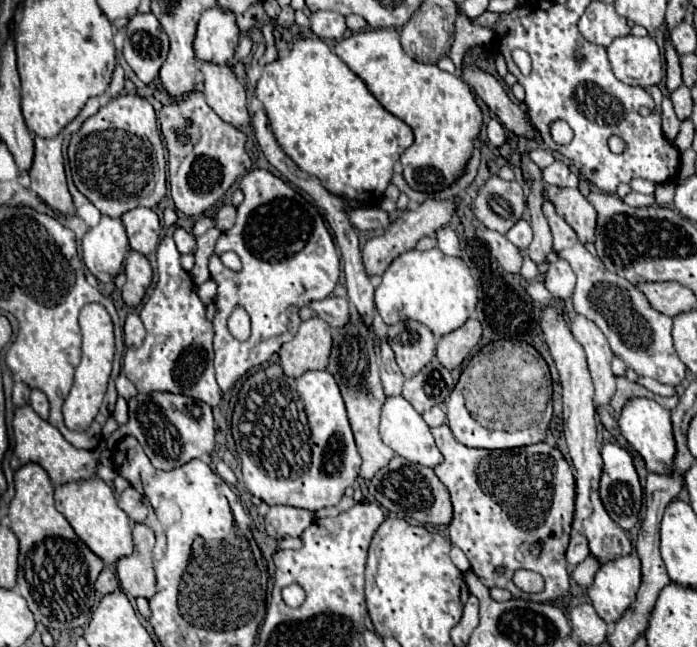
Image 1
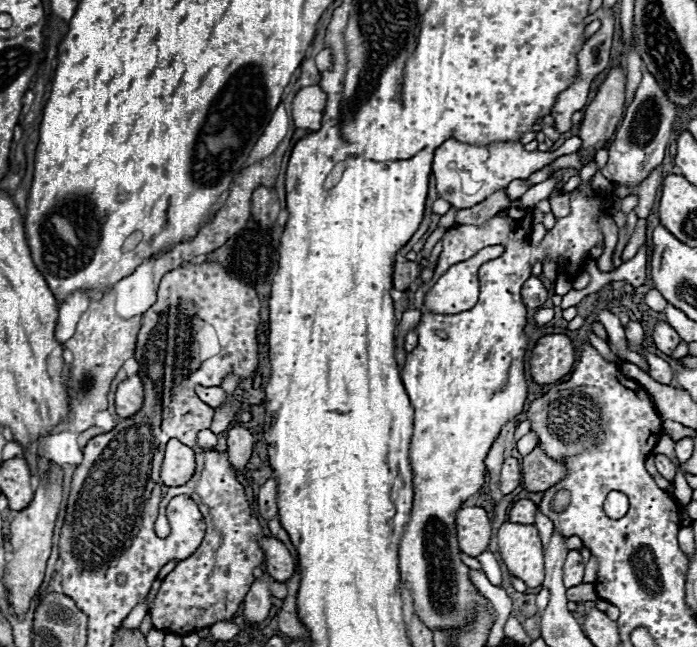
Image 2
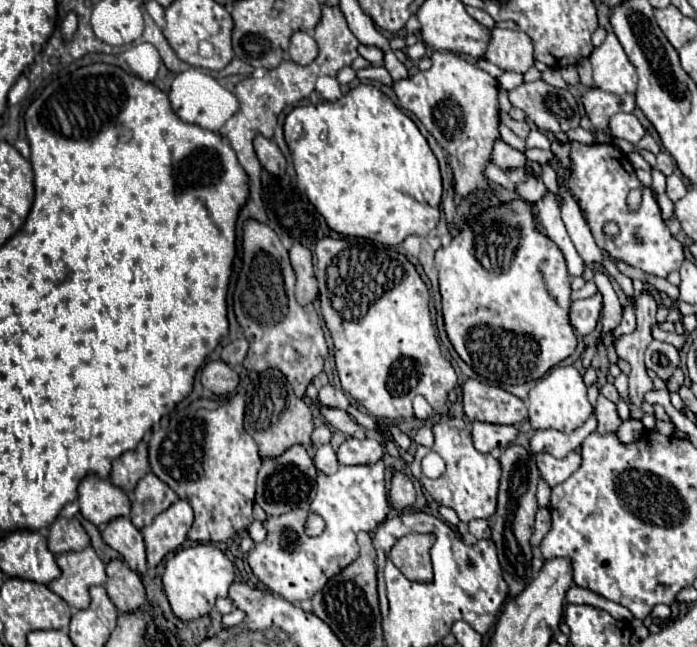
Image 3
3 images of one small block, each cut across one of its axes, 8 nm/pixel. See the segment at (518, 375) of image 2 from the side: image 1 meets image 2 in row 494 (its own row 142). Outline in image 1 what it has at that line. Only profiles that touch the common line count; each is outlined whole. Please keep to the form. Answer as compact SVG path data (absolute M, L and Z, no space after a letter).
M380 28L380 30L368 30L352 34L344 40L340 40L334 46L334 52L344 60L344 64L364 80L368 90L374 94L374 98L396 118L404 120L412 132L414 132L414 144L402 152L402 166L404 166L404 178L406 182L420 192L436 194L450 186L462 172L464 166L474 150L474 140L480 134L482 126L482 112L470 92L470 86L462 82L456 74L448 74L440 70L436 64L422 64L410 58L402 46L400 36L394 28Z

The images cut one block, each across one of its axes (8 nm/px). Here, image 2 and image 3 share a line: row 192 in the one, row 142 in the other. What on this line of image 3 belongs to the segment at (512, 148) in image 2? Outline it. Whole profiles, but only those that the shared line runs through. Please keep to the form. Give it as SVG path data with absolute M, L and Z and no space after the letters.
M432 52L430 58L432 58L430 70L418 72L414 78L398 80L394 82L392 88L398 96L400 106L412 112L426 126L426 130L436 138L436 142L448 152L450 164L454 170L456 194L466 196L474 190L486 190L488 184L482 170L484 170L484 164L490 160L494 140L500 138L498 134L498 80L456 52Z

